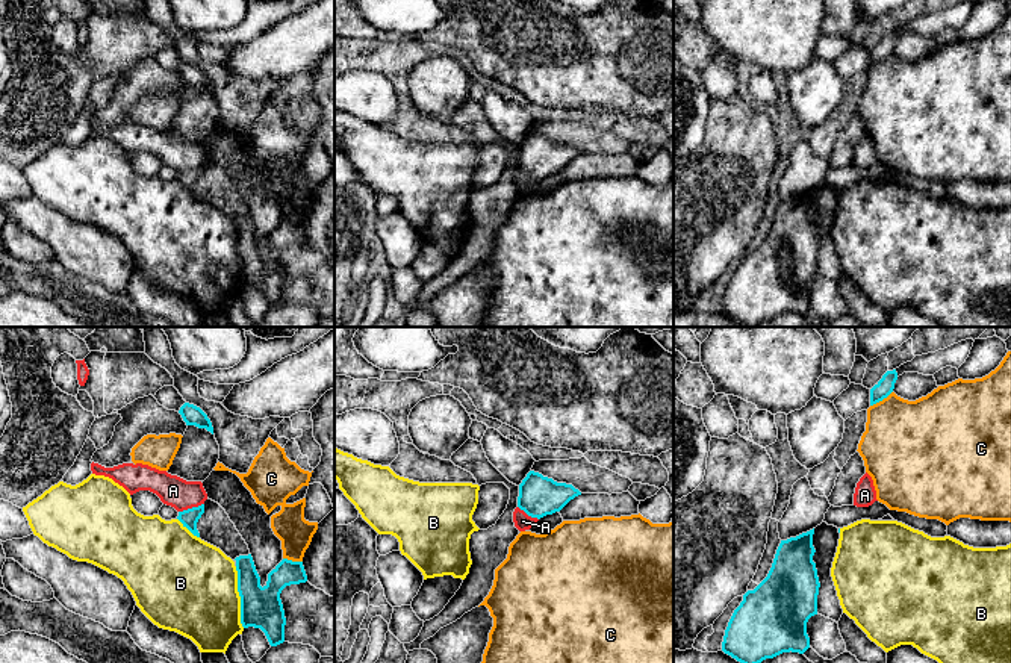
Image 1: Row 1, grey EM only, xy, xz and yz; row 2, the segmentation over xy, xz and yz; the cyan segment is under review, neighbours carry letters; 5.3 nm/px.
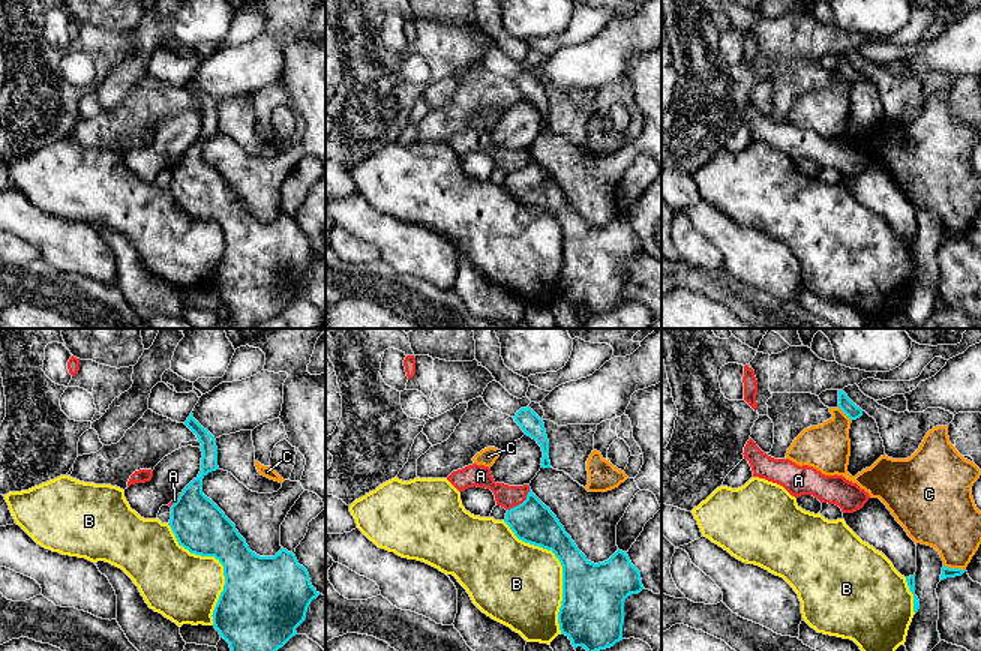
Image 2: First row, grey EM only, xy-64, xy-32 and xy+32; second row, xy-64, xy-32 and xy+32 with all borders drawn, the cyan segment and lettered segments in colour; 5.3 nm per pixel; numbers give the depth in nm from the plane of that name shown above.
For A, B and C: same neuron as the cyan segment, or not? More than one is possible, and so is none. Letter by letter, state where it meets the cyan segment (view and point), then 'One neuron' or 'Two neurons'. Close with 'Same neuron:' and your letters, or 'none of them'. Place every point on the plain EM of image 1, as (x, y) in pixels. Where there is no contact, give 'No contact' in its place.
A: Touches cyan at xy (192, 168). Two neurons
B: Touches cyan at xy (239, 256). Two neurons
C: Touches cyan at yz (881, 61). Two neurons
Same neuron: none of them

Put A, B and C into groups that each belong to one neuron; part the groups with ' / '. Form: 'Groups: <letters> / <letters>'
Groups: A / B / C

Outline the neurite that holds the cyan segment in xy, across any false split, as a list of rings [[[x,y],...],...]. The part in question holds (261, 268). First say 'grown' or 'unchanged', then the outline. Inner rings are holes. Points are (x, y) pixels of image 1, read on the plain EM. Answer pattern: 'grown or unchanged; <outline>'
unchanged; [[[251,215],[235,221],[242,288],[260,289],[271,307],[283,304],[286,279],[280,254],[286,247],[307,242],[303,223],[283,219],[268,235],[268,242],[262,248]]]

